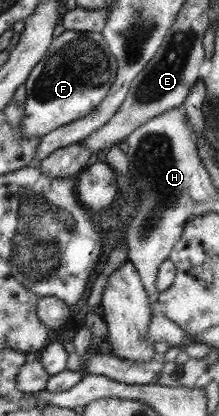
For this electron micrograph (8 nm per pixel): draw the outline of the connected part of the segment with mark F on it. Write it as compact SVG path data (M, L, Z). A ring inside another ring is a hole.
M65 30L51 40L43 58L25 80L21 137L44 136L53 128L90 115L111 90L117 66L102 33Z

